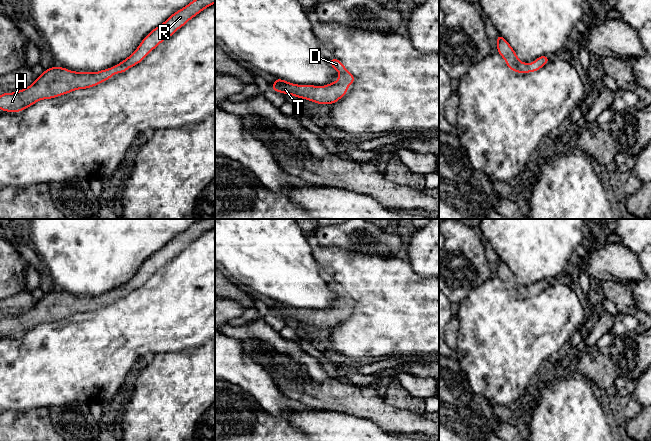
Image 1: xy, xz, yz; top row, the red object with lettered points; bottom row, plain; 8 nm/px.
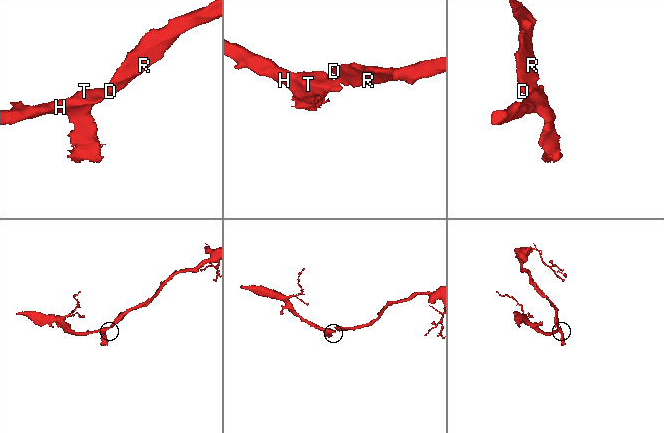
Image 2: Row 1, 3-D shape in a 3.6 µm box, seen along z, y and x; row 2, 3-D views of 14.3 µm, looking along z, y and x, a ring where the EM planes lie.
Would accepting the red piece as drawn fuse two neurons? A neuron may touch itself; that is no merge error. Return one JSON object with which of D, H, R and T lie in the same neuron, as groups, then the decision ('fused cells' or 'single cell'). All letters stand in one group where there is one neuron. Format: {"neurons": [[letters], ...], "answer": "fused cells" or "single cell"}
{"neurons": [["D", "H", "R", "T"]], "answer": "single cell"}

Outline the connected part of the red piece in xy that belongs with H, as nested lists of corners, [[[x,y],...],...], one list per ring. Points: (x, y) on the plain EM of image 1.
[[[201,219],[190,228],[176,235],[162,249],[152,254],[141,266],[136,275],[121,287],[96,297],[73,296],[62,291],[45,294],[35,306],[18,316],[3,317],[0,320],[0,333],[19,336],[38,324],[55,322],[77,313],[85,313],[107,305],[115,297],[123,297],[140,287],[147,278],[162,265],[172,260],[199,236],[215,227],[215,219]]]

